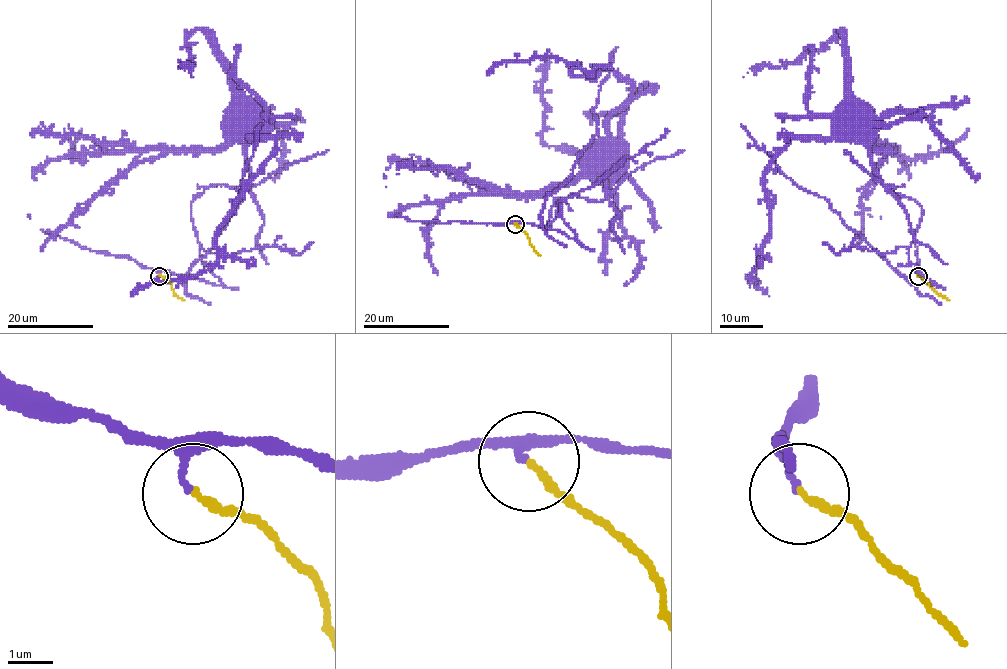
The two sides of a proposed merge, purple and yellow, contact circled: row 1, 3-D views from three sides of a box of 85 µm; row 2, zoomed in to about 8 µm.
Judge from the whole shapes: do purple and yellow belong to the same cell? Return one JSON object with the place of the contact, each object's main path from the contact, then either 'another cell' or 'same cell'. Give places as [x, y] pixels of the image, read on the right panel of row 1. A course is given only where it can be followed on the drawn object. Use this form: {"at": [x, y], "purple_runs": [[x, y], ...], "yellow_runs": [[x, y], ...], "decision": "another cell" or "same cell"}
{"at": [918, 276], "purple_runs": [[917, 276], [915, 270], [934, 284], [908, 258], [922, 207], [883, 185], [871, 154], [843, 130], [848, 119]], "yellow_runs": [[917, 276], [950, 301]], "decision": "same cell"}

